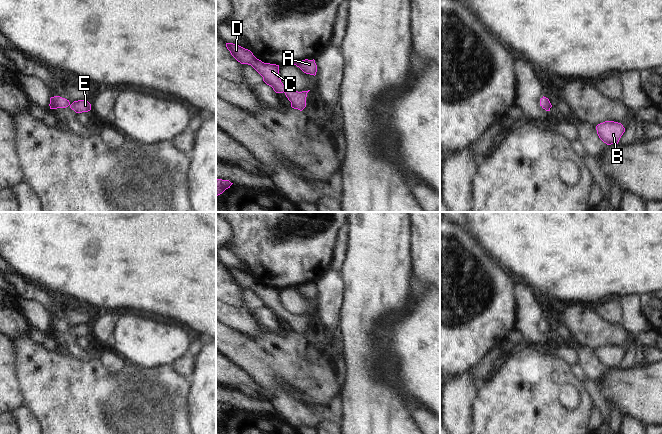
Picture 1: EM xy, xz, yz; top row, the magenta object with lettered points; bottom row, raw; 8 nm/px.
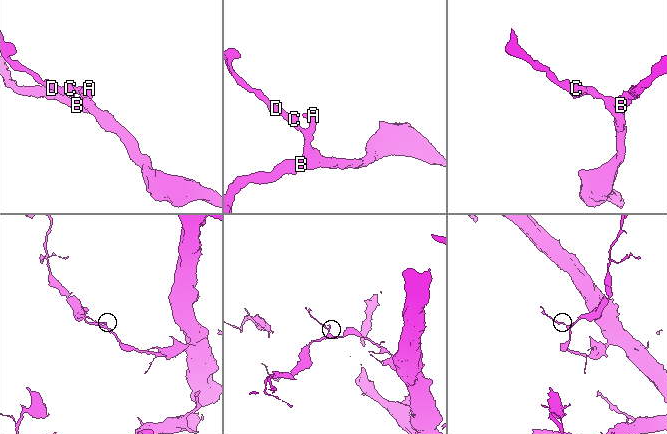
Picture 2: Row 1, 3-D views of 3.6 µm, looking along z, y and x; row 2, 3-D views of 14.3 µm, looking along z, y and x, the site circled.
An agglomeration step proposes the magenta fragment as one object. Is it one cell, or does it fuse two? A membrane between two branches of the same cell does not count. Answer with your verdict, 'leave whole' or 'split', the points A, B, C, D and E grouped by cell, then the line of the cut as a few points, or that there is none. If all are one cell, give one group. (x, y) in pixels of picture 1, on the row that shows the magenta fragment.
leave whole | A B C D E | no cut

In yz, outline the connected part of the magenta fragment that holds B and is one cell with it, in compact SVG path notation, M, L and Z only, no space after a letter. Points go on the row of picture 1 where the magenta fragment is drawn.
M605 121L596 126L599 138L607 145L618 144L625 128L621 123L614 121Z

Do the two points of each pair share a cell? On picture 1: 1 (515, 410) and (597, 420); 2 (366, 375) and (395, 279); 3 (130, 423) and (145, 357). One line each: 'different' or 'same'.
1: different
2: same
3: different

